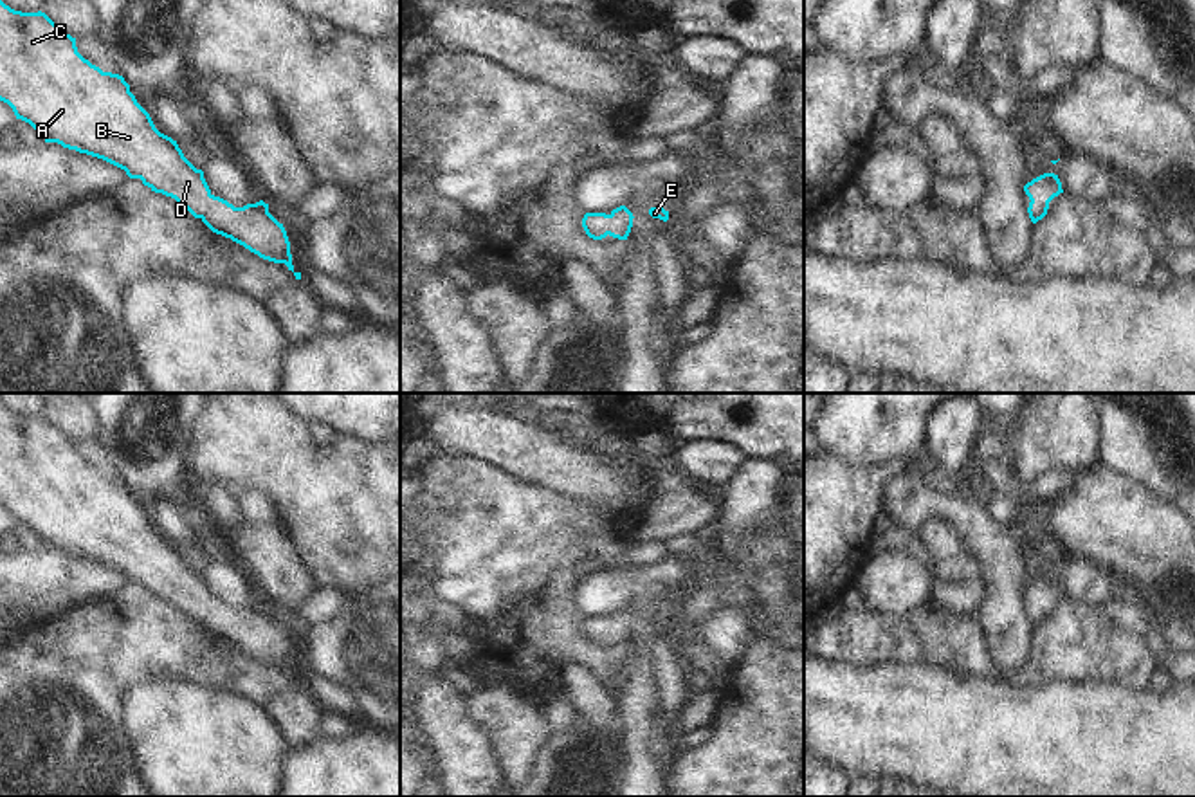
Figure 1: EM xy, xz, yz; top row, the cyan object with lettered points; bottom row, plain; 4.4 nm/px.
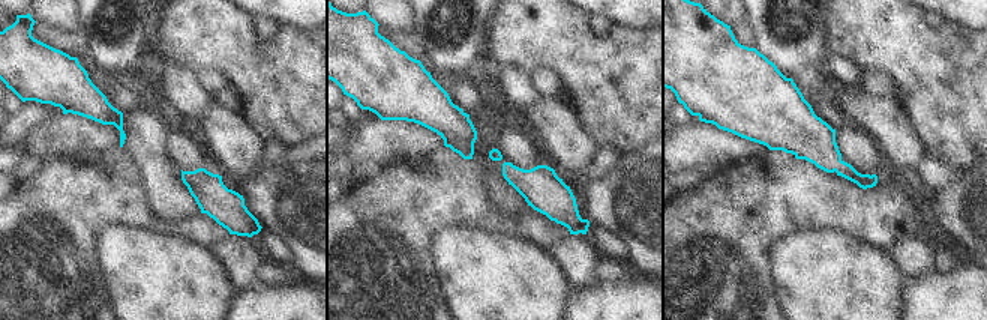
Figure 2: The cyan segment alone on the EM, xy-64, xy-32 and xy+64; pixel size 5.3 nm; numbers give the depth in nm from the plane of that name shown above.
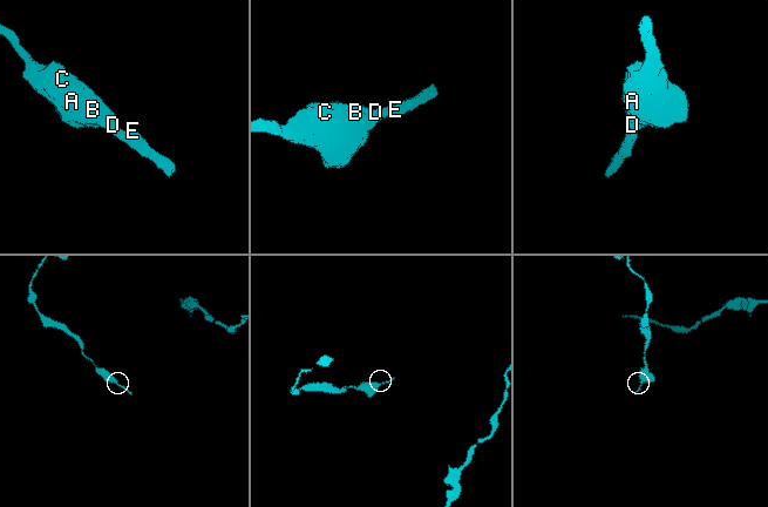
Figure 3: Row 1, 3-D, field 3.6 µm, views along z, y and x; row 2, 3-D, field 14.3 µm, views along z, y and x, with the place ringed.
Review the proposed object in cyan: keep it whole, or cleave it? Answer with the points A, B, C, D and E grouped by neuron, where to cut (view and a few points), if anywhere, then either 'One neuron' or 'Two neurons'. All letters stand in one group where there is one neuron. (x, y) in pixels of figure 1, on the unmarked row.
Groups: A B C D E. No split. One neuron

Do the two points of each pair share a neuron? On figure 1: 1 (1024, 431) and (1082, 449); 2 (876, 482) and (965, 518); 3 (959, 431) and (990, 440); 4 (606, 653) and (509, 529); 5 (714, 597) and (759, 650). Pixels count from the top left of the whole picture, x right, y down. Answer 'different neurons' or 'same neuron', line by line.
1: same neuron
2: different neurons
3: different neurons
4: same neuron
5: different neurons

